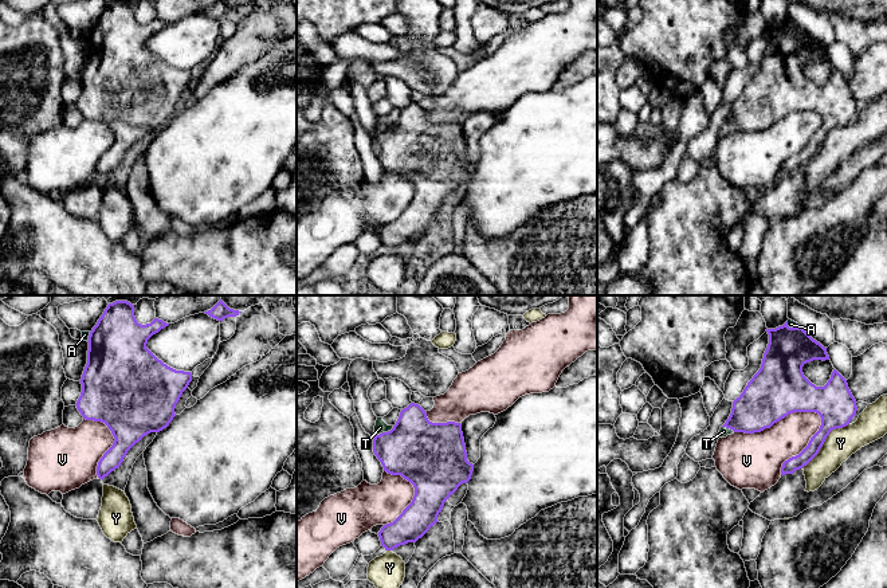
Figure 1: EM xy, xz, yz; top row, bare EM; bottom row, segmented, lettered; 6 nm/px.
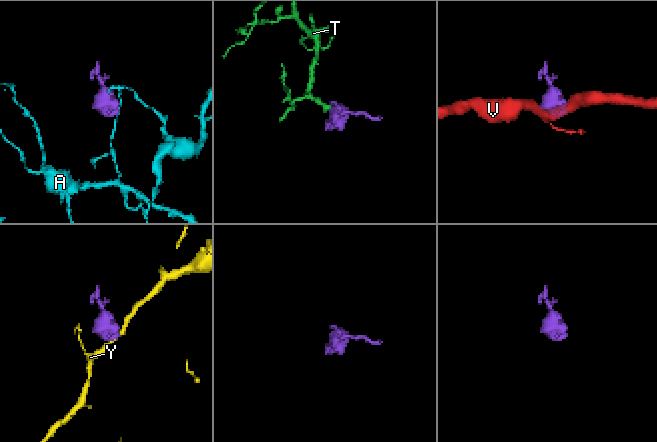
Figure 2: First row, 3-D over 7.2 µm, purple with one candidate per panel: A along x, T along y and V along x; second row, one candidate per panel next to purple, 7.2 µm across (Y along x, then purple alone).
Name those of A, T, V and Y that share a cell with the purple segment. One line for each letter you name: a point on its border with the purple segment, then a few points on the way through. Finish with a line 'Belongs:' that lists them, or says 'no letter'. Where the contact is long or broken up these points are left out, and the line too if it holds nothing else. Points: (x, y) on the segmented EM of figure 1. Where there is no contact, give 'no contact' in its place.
T: contact xz (384, 432); way xz (420, 451), (400, 449), (384, 432), (380, 427)
Belongs: T

